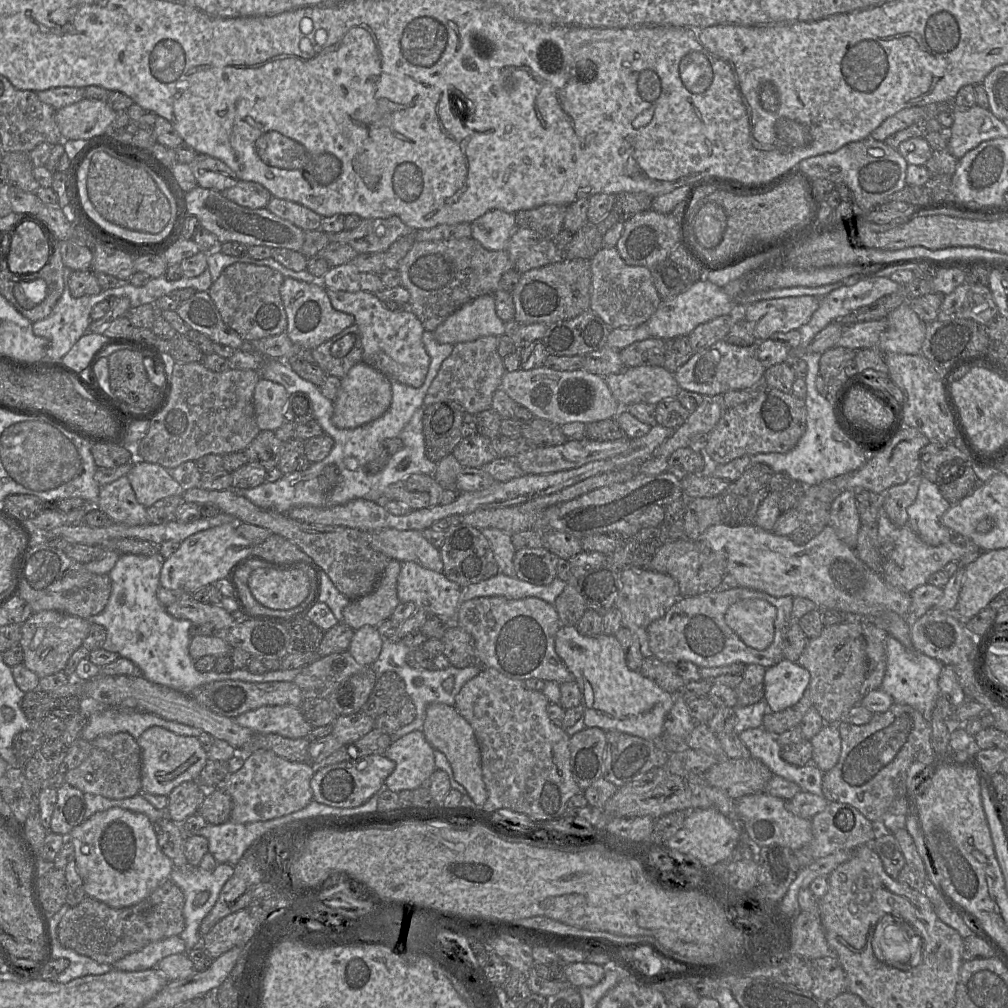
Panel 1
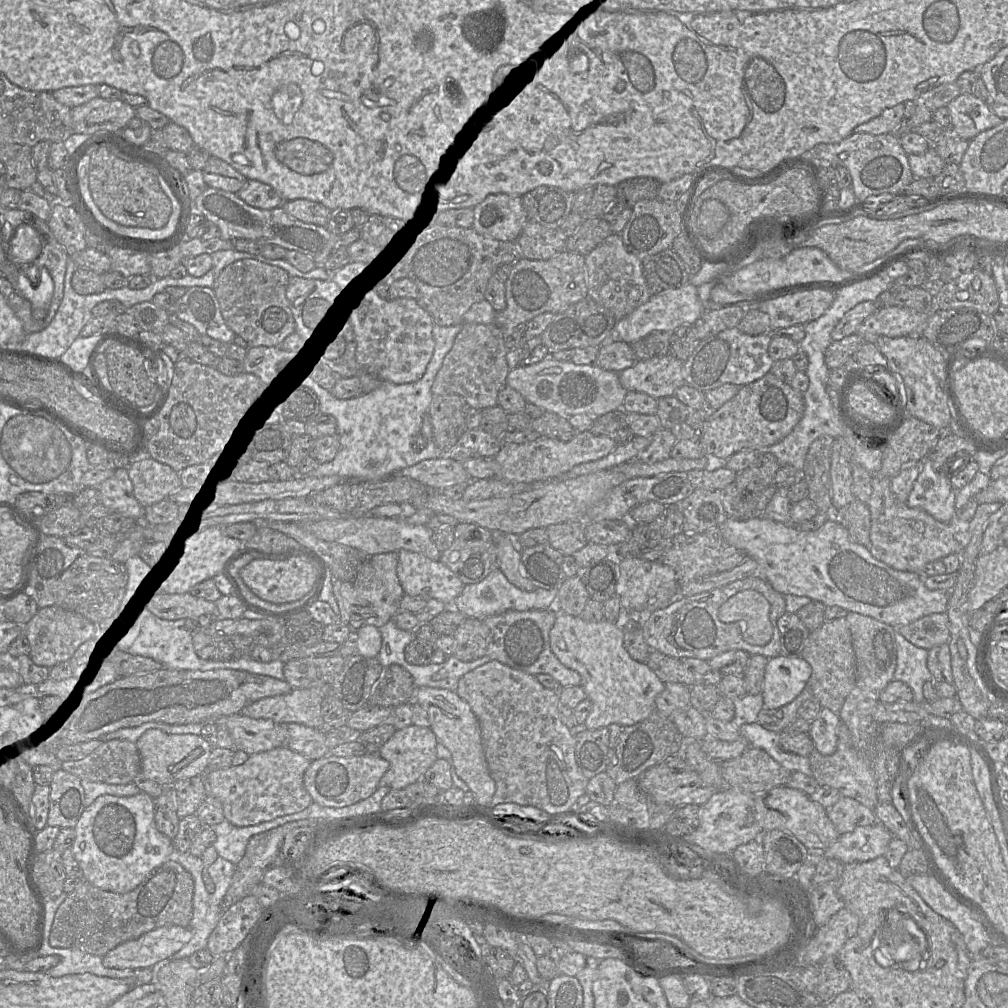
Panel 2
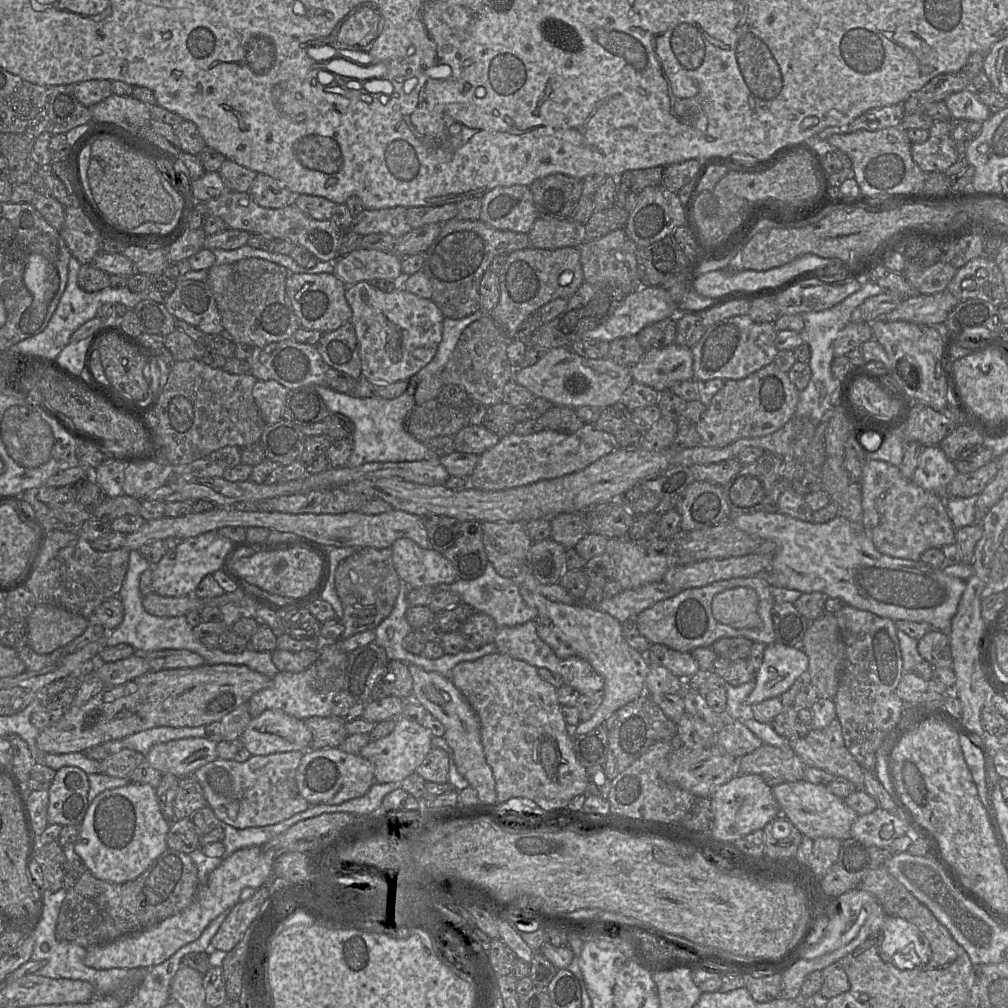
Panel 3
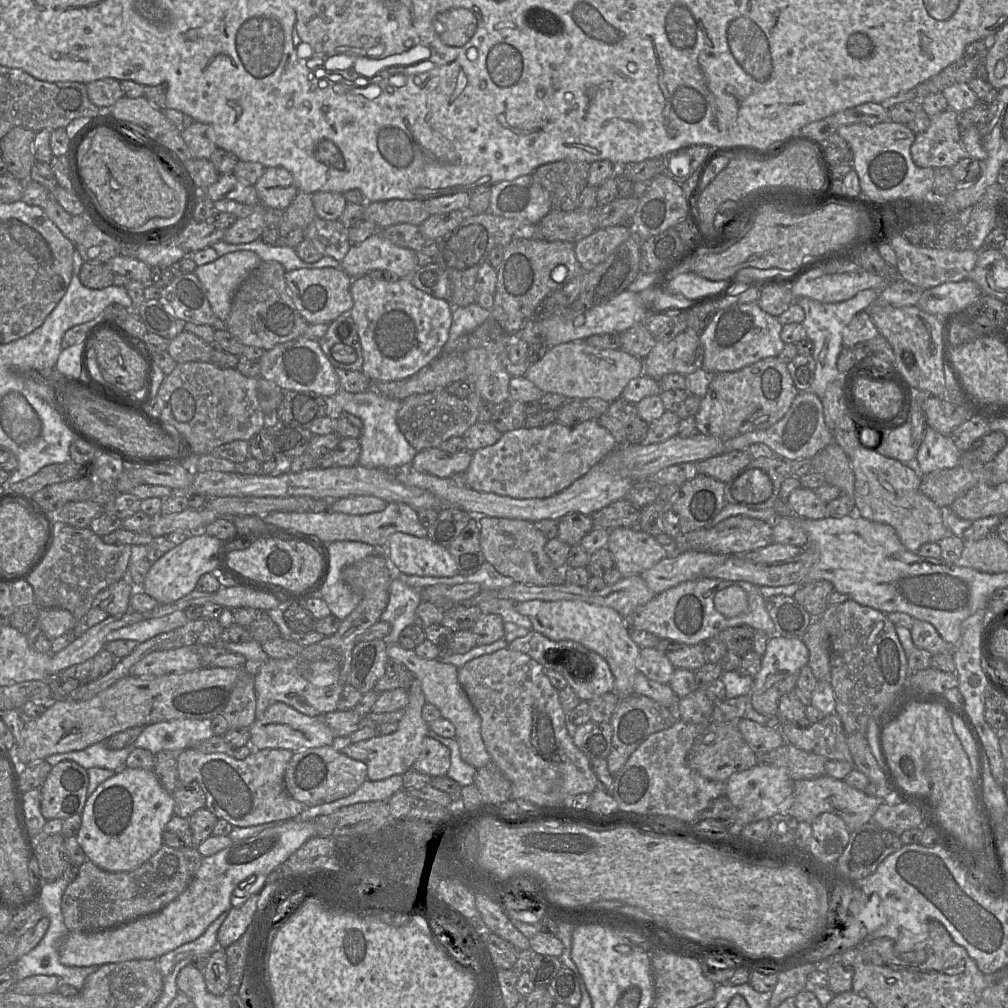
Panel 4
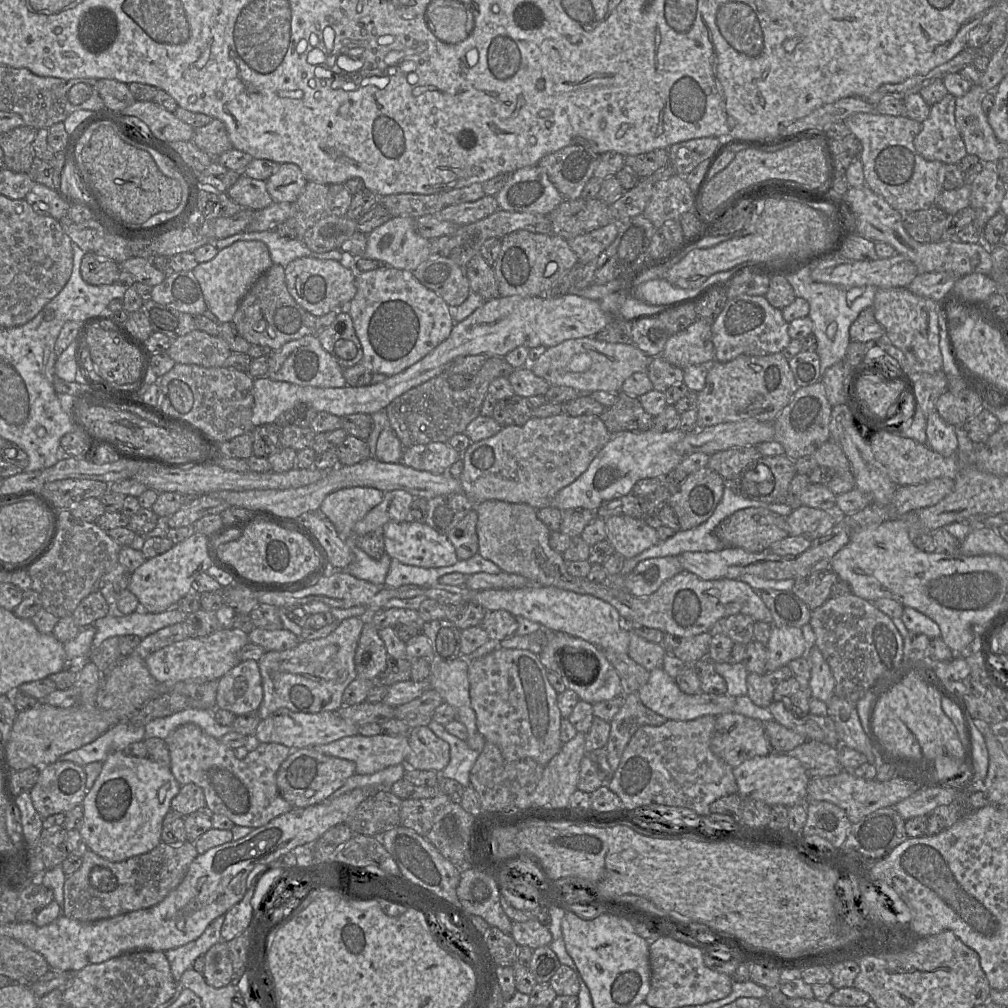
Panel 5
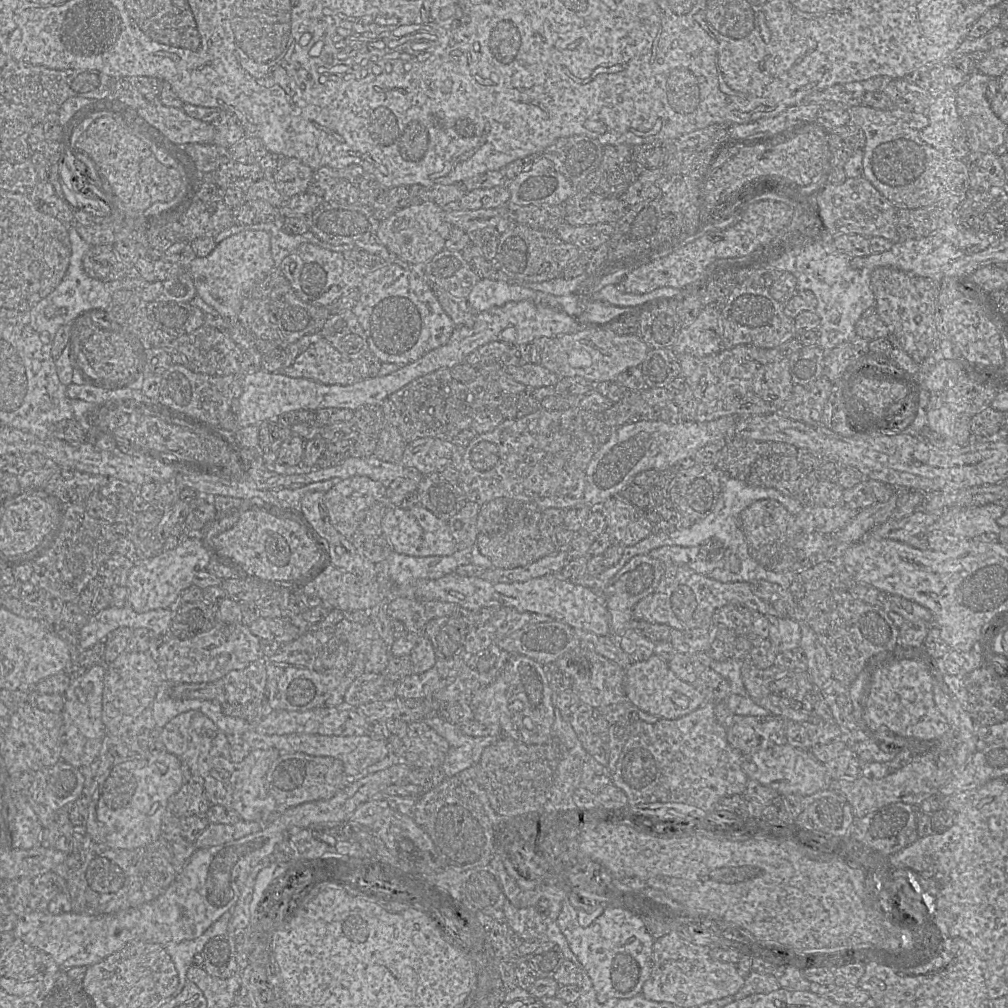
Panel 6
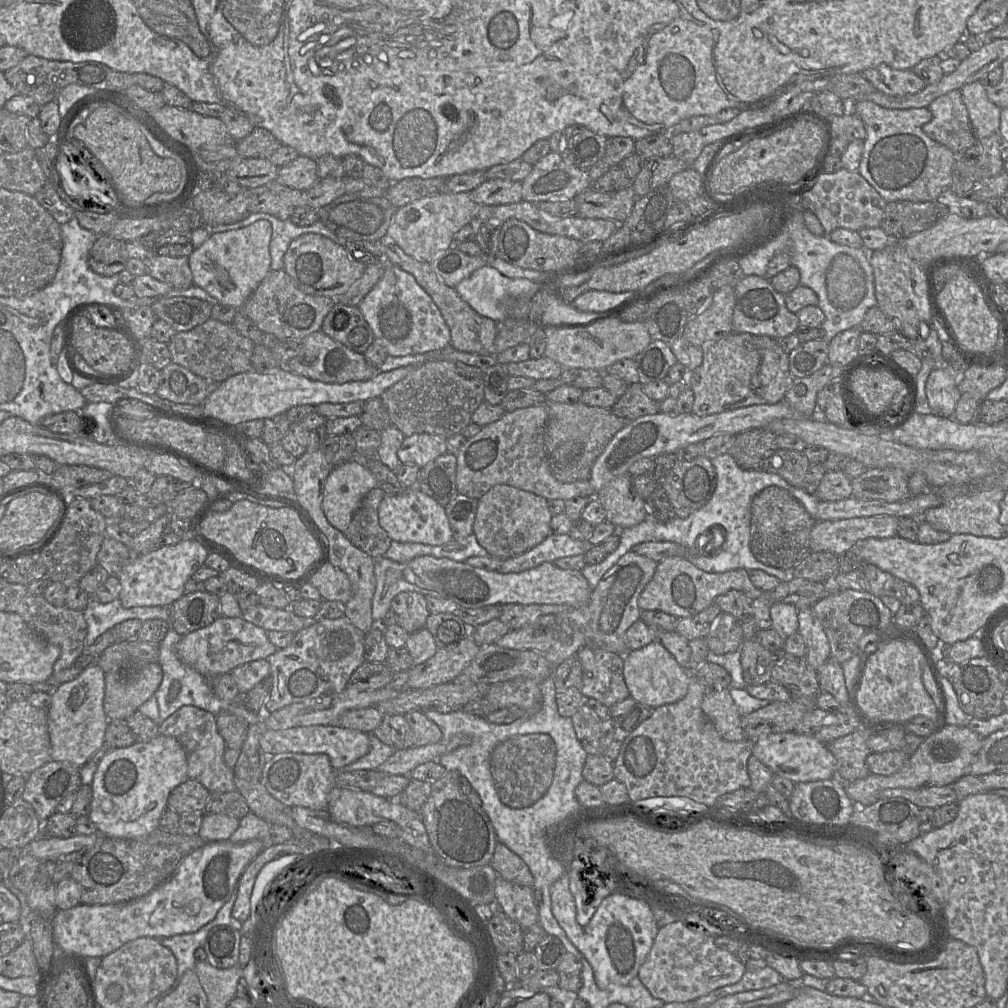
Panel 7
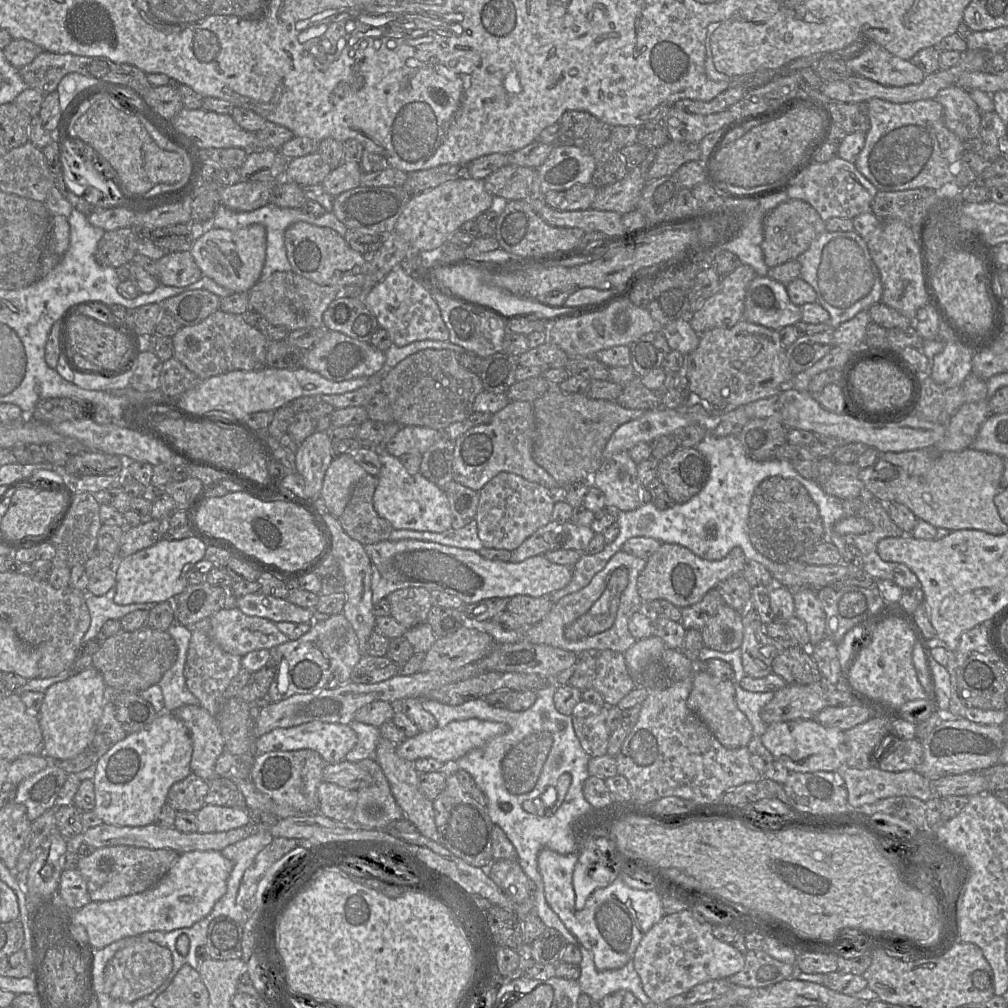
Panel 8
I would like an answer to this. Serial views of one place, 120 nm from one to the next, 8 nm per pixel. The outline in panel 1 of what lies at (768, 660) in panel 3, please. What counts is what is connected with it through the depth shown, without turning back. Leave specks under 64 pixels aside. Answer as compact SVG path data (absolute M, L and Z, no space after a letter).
M783 658L766 669L764 676L764 699L768 711L780 712L795 705L803 696L810 682L810 673L798 662Z

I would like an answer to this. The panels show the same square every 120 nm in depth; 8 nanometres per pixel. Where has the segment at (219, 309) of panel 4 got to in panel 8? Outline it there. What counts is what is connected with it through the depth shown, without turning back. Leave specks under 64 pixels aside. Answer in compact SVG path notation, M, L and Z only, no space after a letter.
M259 223L237 230L211 228L192 244L190 252L202 275L232 292L249 292L259 281L266 258L266 228Z

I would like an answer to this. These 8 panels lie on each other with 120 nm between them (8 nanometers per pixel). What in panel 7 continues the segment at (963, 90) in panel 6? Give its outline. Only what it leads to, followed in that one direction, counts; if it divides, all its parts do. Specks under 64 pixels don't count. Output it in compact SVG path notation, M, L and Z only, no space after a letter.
M980 81L966 84L960 90L977 141L999 132L1001 109L990 101Z

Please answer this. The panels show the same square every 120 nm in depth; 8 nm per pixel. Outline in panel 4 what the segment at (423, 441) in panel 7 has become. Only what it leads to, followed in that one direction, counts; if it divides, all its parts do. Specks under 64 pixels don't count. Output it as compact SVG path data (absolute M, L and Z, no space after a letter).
M432 447L418 451L410 467L419 472L450 478L453 473L466 471L471 460L470 451L450 453L439 447Z

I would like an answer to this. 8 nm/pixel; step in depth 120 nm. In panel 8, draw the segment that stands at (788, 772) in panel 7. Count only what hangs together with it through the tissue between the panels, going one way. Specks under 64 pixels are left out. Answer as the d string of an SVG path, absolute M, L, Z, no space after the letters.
M814 718L769 724L761 739L763 745L773 754L774 760L780 761L789 771L841 771L849 759L844 731L823 726Z

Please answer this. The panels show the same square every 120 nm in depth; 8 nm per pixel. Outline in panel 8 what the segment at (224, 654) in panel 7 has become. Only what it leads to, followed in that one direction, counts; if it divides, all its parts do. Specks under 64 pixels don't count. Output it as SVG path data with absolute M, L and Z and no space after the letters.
M237 607L220 609L210 617L212 639L227 653L244 656L249 652L268 649L289 641L276 623L261 617L248 616Z

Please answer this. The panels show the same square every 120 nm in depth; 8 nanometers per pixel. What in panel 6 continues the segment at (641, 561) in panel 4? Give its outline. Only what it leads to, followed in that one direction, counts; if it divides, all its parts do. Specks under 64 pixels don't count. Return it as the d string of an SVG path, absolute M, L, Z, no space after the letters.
M619 495L607 499L598 508L606 520L606 530L613 541L624 547L637 544L653 532L653 524L644 516L644 512Z

